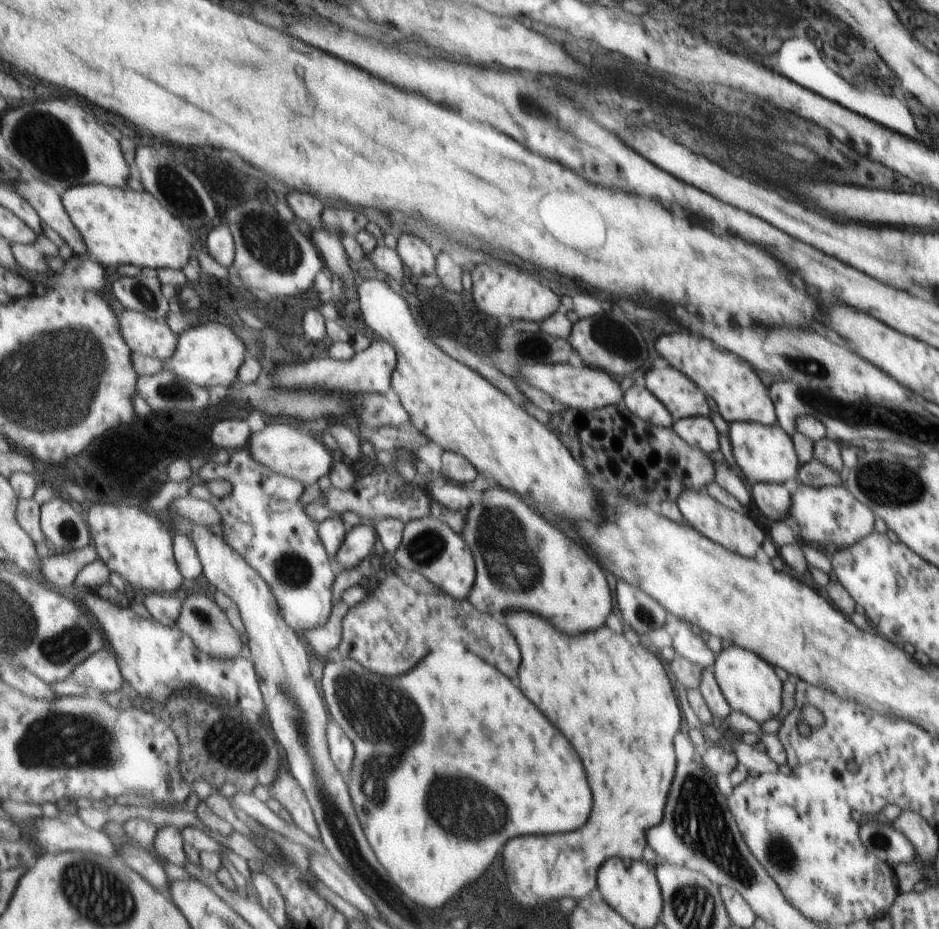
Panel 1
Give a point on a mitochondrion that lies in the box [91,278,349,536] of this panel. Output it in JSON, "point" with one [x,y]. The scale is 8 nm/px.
{"point":[176,392]}

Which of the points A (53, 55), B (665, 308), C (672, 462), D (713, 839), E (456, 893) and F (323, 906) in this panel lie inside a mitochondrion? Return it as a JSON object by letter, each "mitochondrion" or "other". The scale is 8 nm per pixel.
{"A":"other","B":"other","C":"other","D":"mitochondrion","E":"other","F":"other"}

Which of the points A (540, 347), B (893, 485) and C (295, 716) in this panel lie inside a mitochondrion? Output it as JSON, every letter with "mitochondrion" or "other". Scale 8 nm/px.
{"A":"mitochondrion","B":"mitochondrion","C":"mitochondrion"}

